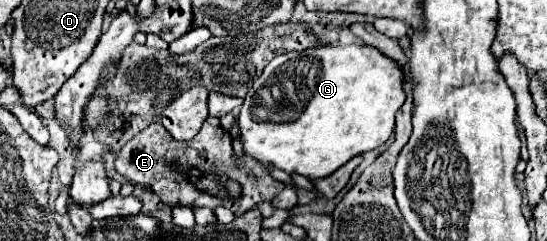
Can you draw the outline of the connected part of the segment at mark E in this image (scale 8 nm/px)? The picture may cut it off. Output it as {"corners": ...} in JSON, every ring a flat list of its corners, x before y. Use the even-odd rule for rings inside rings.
{"corners":[[153,121,119,151,115,169,129,183,153,187,167,207,227,207,235,215,243,215,261,201,271,201,285,187,281,181,275,181,265,167,259,165,259,161,251,161,251,157,245,157,241,167,235,165,231,135,223,127,211,127,209,123,203,123,201,131,185,149,177,151,175,147,177,145,165,127,159,121]]}

